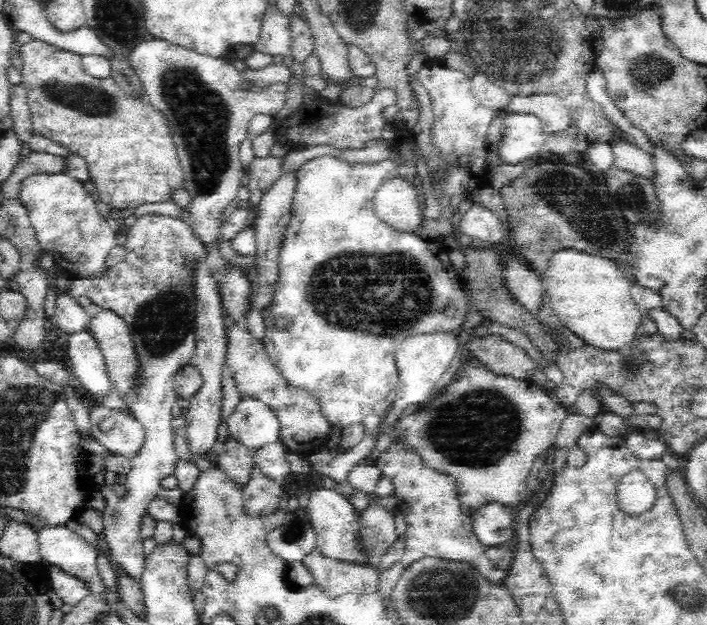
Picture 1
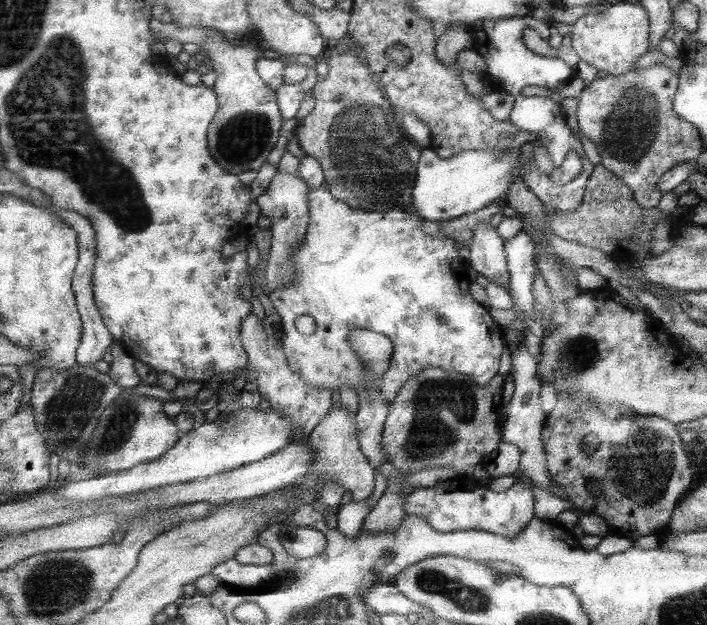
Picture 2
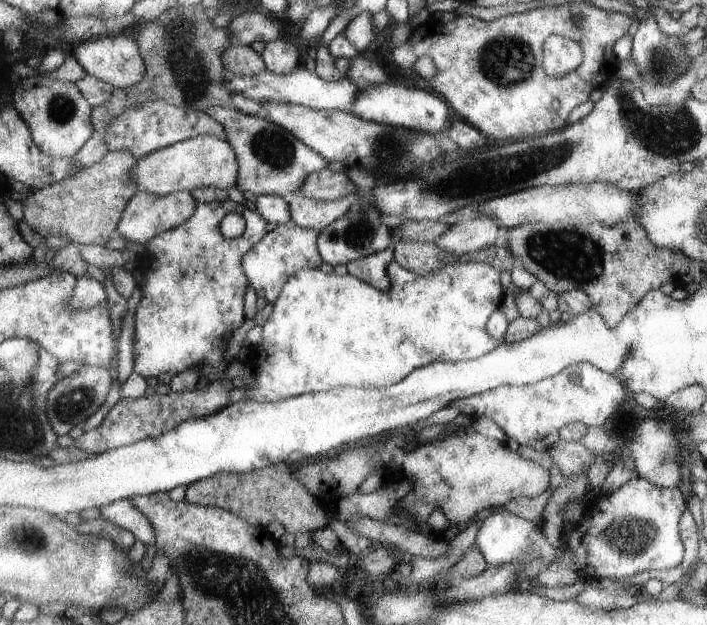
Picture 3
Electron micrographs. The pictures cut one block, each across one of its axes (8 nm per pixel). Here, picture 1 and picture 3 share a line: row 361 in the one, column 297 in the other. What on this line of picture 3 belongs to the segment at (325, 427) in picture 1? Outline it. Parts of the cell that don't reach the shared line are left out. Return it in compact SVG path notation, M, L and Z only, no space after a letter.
M293 222L277 226L243 260L243 268L251 288L255 292L265 290L265 300L275 304L281 292L285 290L285 284L289 282L289 278L293 278L301 270L317 270L325 262L319 250L319 238L321 234L317 230L301 228L301 226L295 226Z

